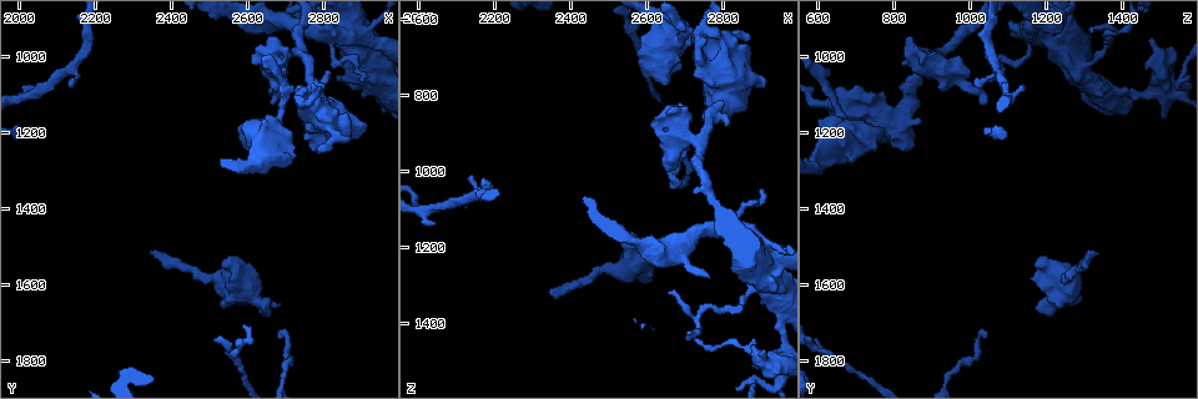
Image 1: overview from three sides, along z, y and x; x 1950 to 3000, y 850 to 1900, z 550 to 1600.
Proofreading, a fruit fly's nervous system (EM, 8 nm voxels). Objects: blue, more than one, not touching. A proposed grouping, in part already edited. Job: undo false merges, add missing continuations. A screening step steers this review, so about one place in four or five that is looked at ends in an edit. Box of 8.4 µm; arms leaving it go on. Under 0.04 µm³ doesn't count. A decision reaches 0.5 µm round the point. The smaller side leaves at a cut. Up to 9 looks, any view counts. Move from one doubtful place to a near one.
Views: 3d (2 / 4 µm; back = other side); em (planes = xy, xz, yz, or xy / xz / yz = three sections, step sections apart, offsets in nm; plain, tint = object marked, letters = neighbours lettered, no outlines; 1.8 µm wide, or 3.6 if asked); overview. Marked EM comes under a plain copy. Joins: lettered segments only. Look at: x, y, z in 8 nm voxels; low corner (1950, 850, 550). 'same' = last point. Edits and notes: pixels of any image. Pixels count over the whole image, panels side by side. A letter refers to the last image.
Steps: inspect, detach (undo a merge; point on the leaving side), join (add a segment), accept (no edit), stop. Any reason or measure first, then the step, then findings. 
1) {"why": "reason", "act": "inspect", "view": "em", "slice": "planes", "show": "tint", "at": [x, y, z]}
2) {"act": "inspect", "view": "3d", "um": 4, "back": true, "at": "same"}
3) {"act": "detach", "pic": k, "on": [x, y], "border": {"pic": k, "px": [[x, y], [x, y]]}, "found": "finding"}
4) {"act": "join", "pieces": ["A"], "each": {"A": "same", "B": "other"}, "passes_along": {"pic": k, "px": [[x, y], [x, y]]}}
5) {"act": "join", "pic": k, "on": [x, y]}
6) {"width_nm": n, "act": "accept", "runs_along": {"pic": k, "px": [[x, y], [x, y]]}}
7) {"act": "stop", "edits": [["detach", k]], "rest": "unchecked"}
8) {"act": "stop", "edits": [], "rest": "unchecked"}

{"why": "abrupt turn", "act": "inspect", "view": "em", "um": 3.6, "slice": "planes", "show": "letters", "at": [2915, 930, 1195]}

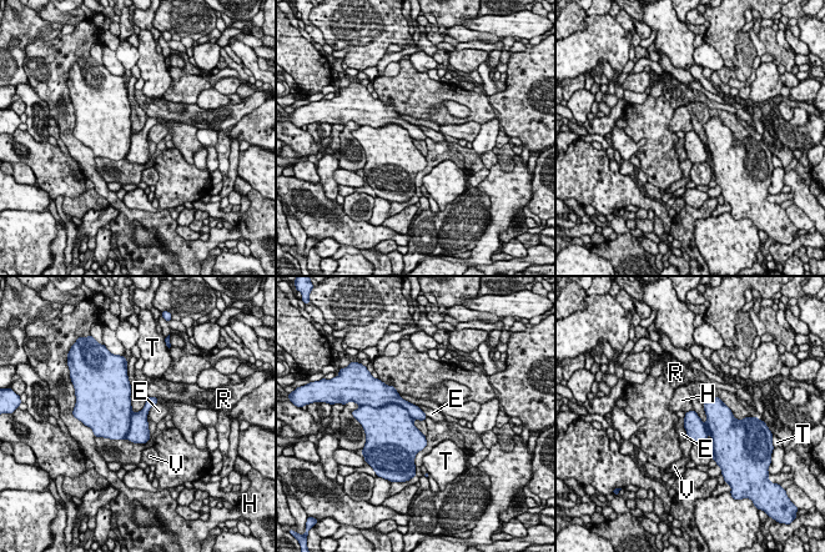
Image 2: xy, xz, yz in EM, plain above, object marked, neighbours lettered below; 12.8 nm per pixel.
{"longest_contact_nm": ["E", 320], "act": "detach", "pic": 2, "on": [378, 394], "each": {"E": "other", "H": "other", "R": "other", "T": "other", "V": "other"}, "border": {"pic": 2, "px": [[373, 406], [398, 404], [412, 420]]}, "found": "two neurons meet here"}

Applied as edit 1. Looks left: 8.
{"why": "an open end", "act": "inspect", "view": "em", "um": 3.6, "slice": "planes", "show": "tint", "at": [2875, 1215, 660]}

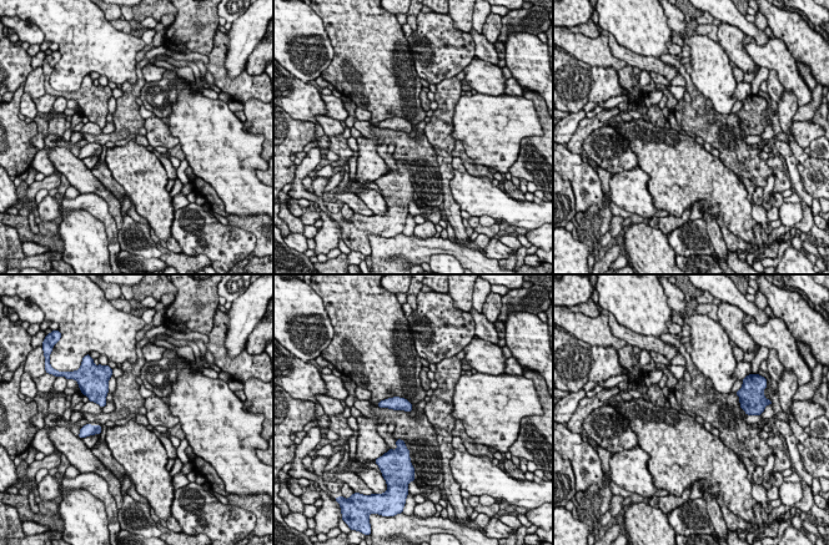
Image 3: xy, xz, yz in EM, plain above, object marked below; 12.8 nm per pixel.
{"act": "inspect", "view": "em", "um": 3.6, "slice": "planes", "show": "letters", "at": "same"}

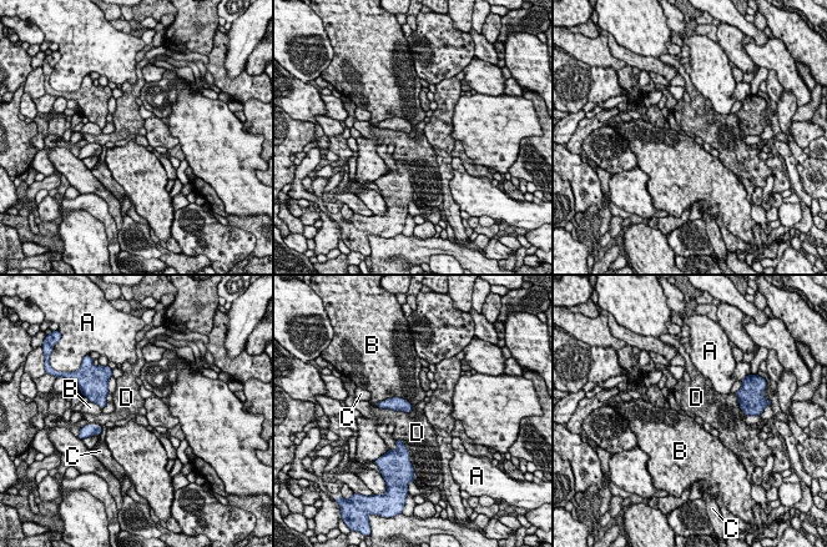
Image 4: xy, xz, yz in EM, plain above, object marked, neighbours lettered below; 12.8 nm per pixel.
{"act": "accept", "each": {"A": "other", "B": "other", "C": "other", "D": "other"}, "found": "no lettered segment goes on from it"}

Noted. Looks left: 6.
{"why": "branch stops here", "act": "inspect", "view": "3d", "um": 2, "at": [2900, 960, 1475]}

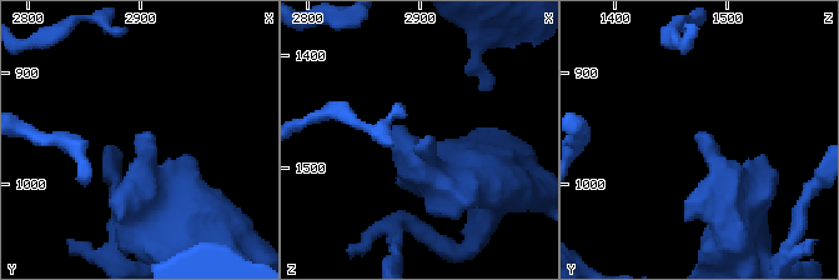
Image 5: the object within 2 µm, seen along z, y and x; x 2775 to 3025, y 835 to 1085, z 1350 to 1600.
{"why": "now the EM", "act": "inspect", "view": "em", "slice": "planes", "show": "tint", "at": [2908, 956, 1472]}

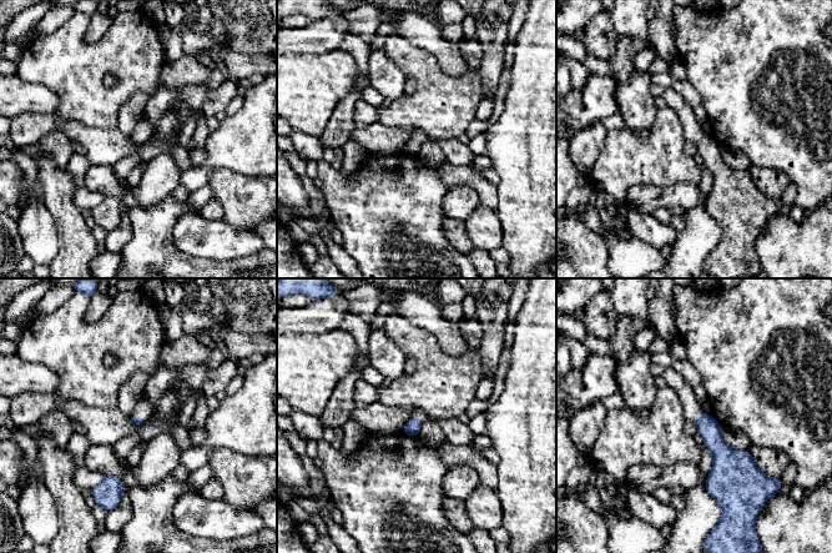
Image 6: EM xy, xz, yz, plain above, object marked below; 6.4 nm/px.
{"act": "inspect", "view": "em", "slice": "planes", "show": "letters", "at": "same"}

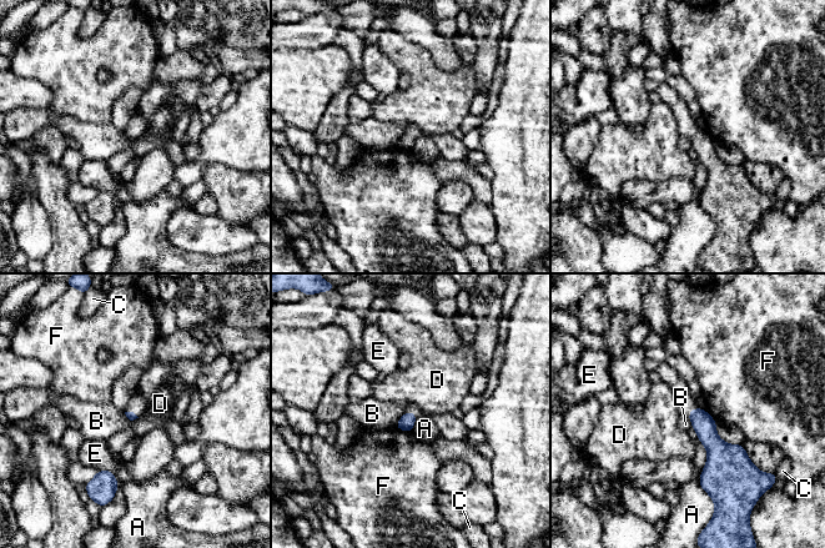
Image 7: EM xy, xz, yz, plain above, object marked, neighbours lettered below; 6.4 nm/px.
{"act": "accept", "each": {"A": "other", "B": "other", "C": "other", "D": "other", "E": "other", "F": "other"}, "border": {"pic": 7, "px": [[406, 411], [395, 427]]}, "found": "no lettered segment goes on from it"}

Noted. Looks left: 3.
{"why": "an open end", "act": "inspect", "view": "3d", "um": 4, "back": true, "at": [2640, 1665, 1185]}

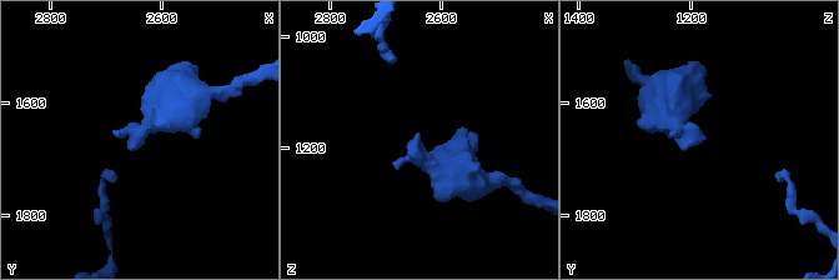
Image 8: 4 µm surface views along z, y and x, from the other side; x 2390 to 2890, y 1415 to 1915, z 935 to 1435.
{"act": "inspect", "view": "em", "slice": "planes", "show": "letters", "at": [2635, 1665, 1180]}

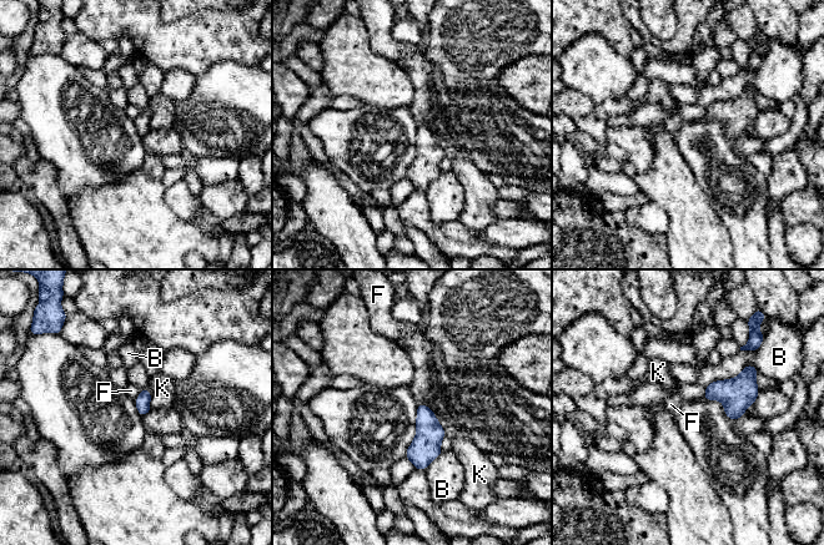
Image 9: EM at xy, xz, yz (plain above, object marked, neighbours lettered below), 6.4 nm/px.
{"act": "accept", "each": {"B": "other", "F": "other", "K": "other"}, "border": {"pic": 9, "px": [[418, 402], [427, 405], [435, 413]]}, "found": "no lettered segment goes on from it"}

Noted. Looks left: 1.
{"act": "stop", "edits": [["detach", 2]], "rest": "unchecked"}

